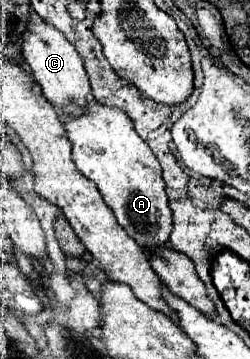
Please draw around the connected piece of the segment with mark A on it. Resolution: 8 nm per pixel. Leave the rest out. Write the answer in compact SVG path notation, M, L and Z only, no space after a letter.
M91 100L89 112L85 112L79 118L63 116L61 120L63 120L65 132L73 144L73 160L75 160L79 172L97 184L103 200L113 210L117 222L125 228L125 232L131 238L135 238L143 250L153 252L153 248L165 246L169 242L169 234L171 234L171 226L173 226L173 212L167 204L165 182L161 178L161 166L159 166L157 158L153 156L151 148L137 136L131 118L123 110L107 108L107 106L101 106L99 102Z

